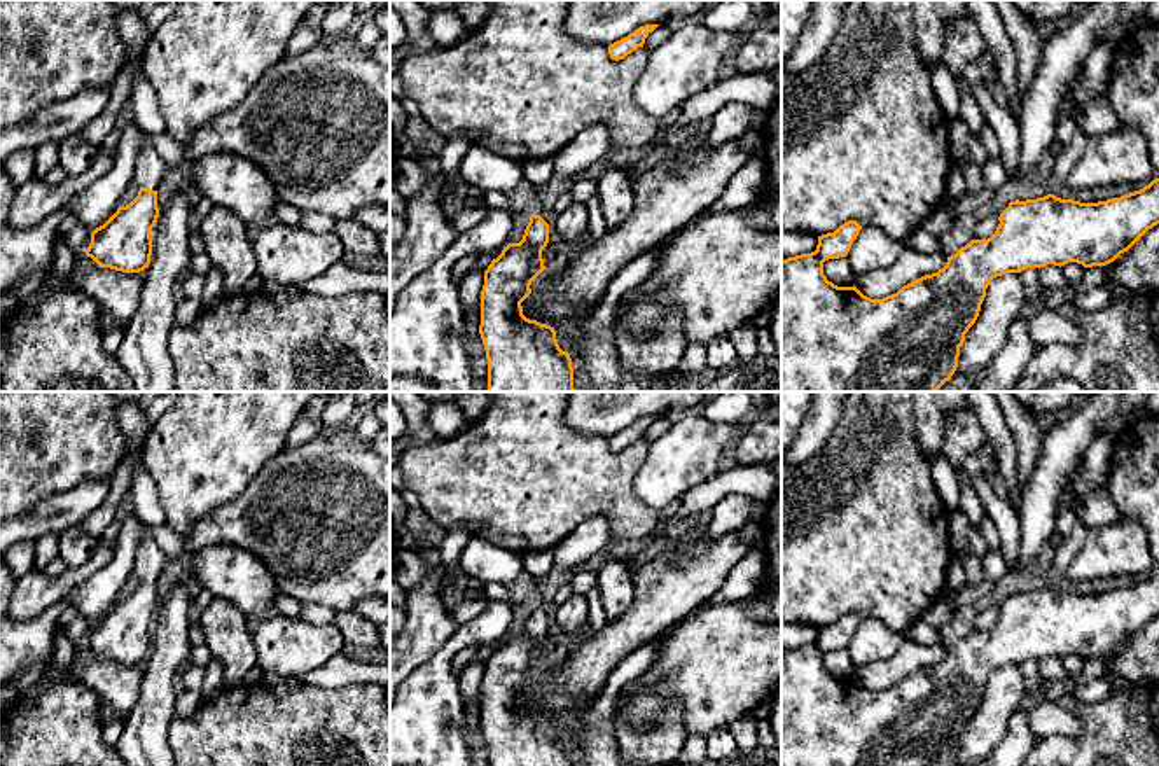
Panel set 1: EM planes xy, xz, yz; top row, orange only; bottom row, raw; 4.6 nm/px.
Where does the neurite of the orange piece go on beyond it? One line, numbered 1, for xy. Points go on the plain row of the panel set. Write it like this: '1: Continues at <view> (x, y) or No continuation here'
1: Continues at xy (149, 562)

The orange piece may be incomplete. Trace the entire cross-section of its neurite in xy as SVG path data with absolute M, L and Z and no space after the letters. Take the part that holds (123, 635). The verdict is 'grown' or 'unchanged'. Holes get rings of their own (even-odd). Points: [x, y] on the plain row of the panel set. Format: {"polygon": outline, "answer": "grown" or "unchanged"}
{"polygon": "M145 535L135 554L133 574L140 579L138 588L117 603L100 619L91 624L91 635L86 647L98 658L110 659L122 665L140 665L150 656L152 647L152 619L157 614L157 581L166 567L166 554L156 544L152 535Z", "answer": "grown"}

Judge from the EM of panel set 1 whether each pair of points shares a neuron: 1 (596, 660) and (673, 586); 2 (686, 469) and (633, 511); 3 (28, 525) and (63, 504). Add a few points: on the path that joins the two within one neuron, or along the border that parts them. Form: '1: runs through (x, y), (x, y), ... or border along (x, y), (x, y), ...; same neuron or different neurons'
1: runs through (616, 640), (654, 605); same neuron
2: border along (644, 460), (637, 473), (635, 494), (659, 511); different neurons
3: runs through (37, 522), (55, 511); same neuron

